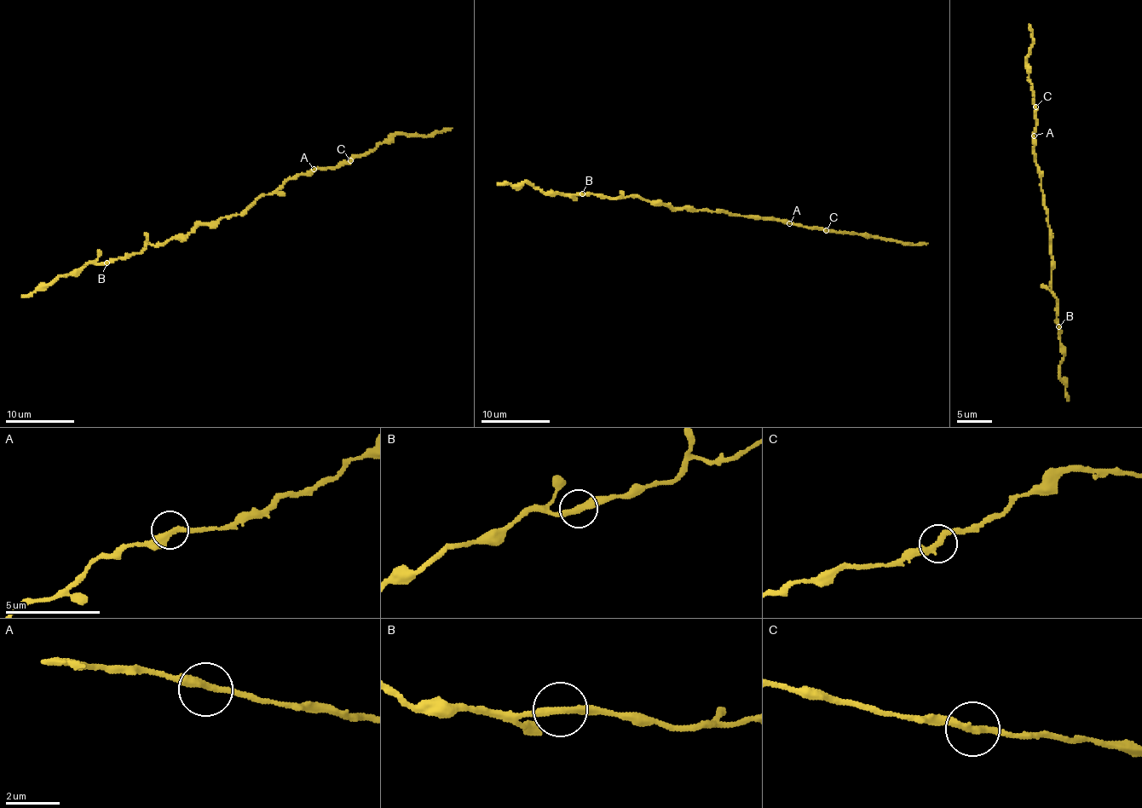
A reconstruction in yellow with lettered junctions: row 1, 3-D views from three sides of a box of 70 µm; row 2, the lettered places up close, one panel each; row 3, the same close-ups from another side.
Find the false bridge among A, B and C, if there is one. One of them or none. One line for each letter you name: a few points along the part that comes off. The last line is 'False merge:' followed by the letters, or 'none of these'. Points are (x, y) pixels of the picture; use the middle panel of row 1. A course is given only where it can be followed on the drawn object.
False merge: none of these

